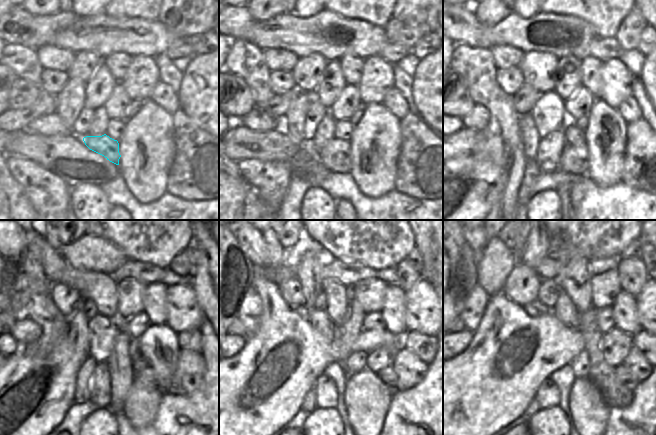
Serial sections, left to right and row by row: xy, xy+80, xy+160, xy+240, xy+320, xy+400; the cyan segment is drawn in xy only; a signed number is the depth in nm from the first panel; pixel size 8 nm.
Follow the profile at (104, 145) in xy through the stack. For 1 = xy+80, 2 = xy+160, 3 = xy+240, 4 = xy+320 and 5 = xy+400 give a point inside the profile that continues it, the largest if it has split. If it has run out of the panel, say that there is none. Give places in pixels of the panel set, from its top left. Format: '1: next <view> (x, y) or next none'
1: next xy+80 (336, 155)
2: next xy+160 (573, 160)
3: next xy+240 (146, 376)
4: next xy+320 (387, 375)
5: next xy+400 (623, 375)

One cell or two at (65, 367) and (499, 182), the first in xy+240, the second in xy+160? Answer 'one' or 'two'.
one

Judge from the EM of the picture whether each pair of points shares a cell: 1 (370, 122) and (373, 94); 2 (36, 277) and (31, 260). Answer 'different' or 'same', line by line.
1: different
2: same

